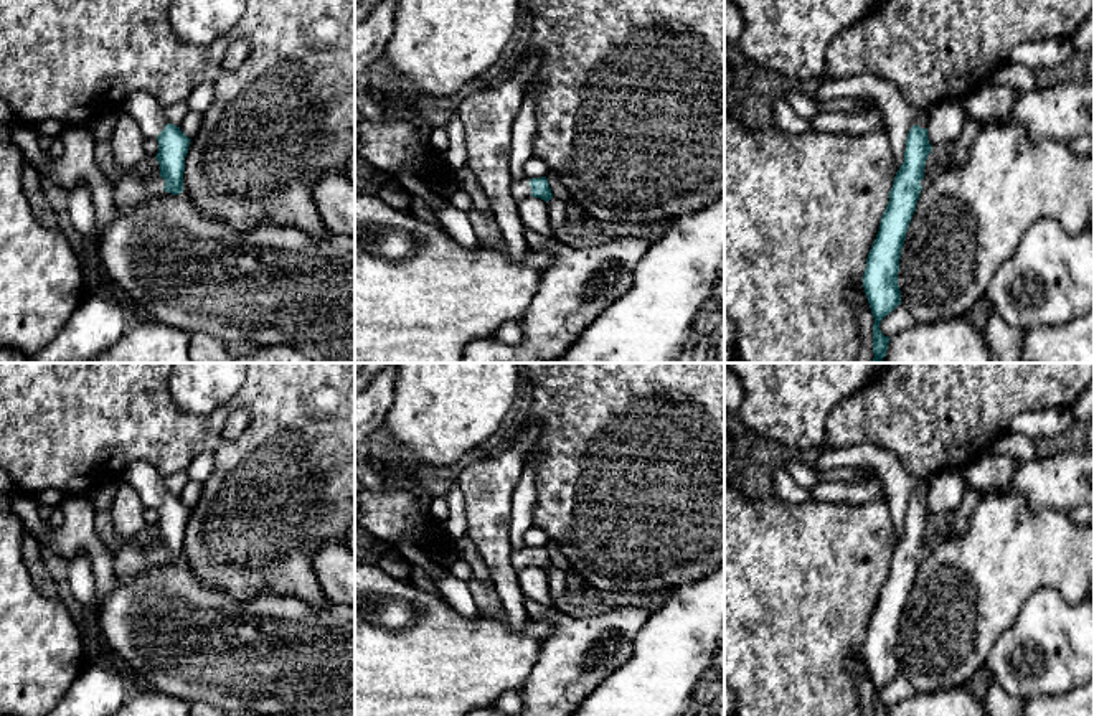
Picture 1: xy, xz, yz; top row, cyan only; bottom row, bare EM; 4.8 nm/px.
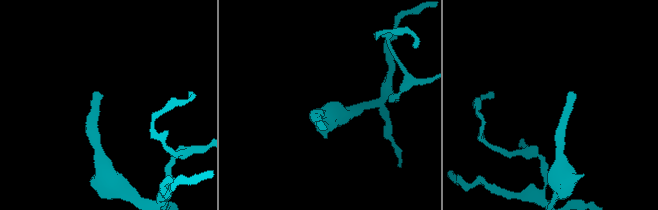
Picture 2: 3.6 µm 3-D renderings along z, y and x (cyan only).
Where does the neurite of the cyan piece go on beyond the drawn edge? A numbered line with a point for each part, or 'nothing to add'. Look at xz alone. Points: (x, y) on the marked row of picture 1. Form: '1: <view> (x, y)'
1: xz (520, 188)

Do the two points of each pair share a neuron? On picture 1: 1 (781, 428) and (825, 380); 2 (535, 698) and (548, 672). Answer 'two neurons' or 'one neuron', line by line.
1: one neuron
2: one neuron

